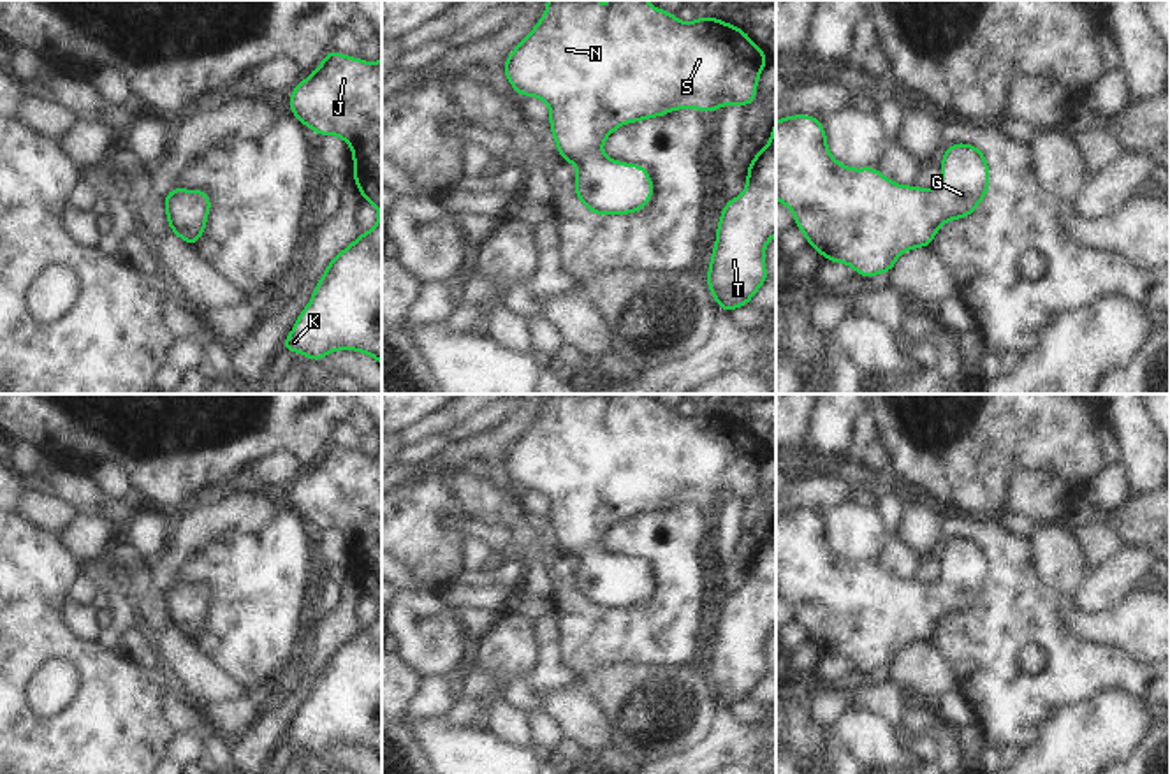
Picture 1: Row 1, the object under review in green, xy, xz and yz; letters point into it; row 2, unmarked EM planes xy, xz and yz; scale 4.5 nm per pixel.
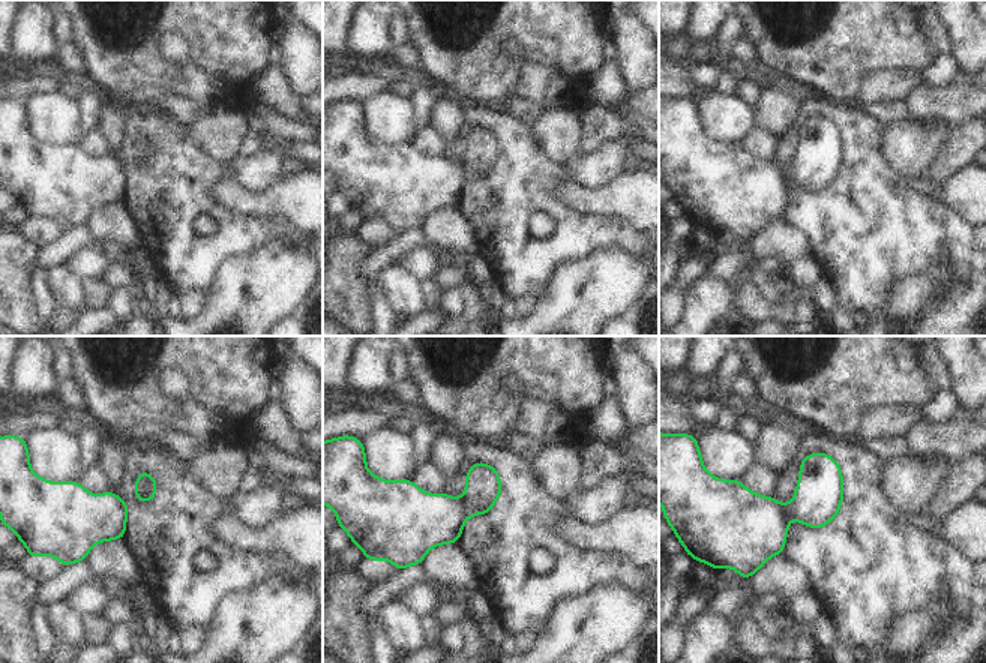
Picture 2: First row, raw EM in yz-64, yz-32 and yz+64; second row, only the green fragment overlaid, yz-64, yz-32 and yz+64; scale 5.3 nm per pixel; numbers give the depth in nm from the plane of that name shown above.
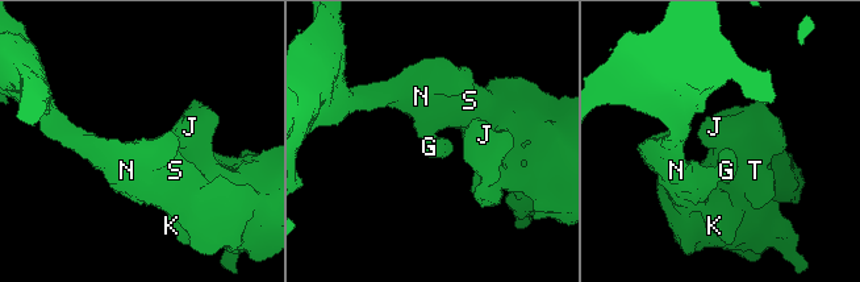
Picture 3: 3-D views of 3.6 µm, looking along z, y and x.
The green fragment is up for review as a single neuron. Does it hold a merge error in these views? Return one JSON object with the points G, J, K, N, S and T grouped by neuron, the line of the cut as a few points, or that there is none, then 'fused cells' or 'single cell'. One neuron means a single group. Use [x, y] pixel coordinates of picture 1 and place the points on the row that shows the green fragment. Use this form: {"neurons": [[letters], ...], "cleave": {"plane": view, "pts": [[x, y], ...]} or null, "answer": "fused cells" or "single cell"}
{"neurons": [["G", "J", "K", "N", "S", "T"]], "cleave": null, "answer": "single cell"}

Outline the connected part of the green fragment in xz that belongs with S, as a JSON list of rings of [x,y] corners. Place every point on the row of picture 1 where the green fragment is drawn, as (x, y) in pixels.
[[[547,0],[547,9],[537,26],[508,55],[503,65],[503,74],[512,84],[512,90],[516,90],[521,97],[533,95],[549,104],[549,127],[554,135],[558,153],[563,157],[565,162],[575,164],[579,167],[575,174],[575,197],[579,199],[579,202],[584,202],[591,213],[612,216],[642,211],[653,197],[653,179],[640,164],[621,164],[618,160],[611,160],[600,150],[603,141],[621,125],[642,121],[646,118],[658,118],[669,111],[693,107],[702,113],[709,113],[720,111],[727,104],[742,104],[744,107],[750,107],[751,104],[755,104],[758,76],[767,62],[769,56],[746,35],[742,28],[723,23],[720,18],[711,19],[706,16],[698,16],[693,23],[681,23],[676,14],[653,7],[646,0],[614,0],[609,4],[593,0]]]

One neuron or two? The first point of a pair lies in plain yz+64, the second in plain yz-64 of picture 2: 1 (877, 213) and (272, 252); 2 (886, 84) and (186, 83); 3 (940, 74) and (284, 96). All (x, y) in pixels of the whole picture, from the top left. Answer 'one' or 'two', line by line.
1: two
2: one
3: one

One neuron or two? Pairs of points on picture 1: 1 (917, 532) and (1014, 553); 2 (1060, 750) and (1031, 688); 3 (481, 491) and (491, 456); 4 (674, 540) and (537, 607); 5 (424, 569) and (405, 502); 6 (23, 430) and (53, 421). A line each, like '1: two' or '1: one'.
1: two
2: two
3: two
4: two
5: one
6: one

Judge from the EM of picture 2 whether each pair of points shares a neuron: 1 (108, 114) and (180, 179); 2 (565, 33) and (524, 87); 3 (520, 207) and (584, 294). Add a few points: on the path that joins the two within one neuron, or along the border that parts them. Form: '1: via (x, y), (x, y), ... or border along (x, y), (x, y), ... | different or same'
1: border along (129, 110), (126, 132), (122, 143), (113, 152) | different
2: border along (572, 81), (565, 72), (527, 63), (514, 87) | different
3: border along (596, 251), (566, 261), (545, 294) | different

